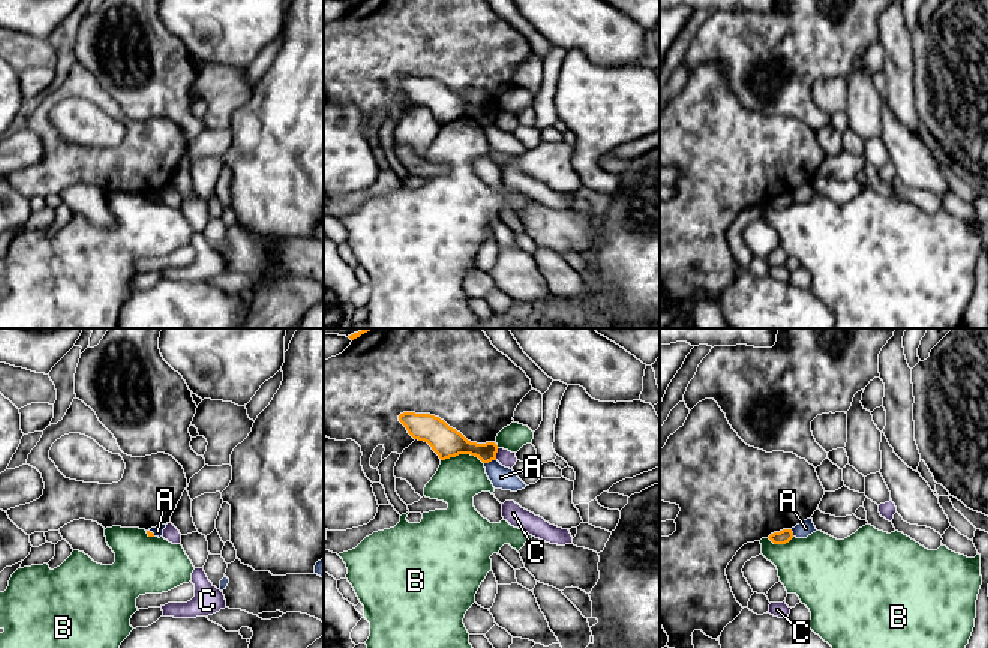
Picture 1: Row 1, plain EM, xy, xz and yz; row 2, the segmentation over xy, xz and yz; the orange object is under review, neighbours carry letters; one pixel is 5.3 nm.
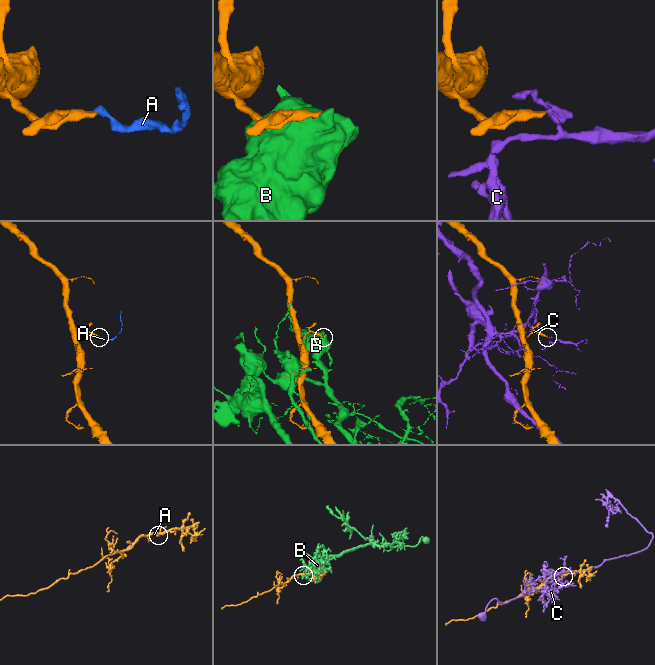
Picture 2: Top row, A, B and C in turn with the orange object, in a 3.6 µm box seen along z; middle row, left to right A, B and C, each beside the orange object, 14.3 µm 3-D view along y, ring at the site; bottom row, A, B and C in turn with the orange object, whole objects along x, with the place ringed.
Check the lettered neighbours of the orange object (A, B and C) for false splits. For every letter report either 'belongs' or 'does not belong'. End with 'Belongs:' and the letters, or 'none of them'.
A: does not belong
B: does not belong
C: does not belong
Belongs: none of them

